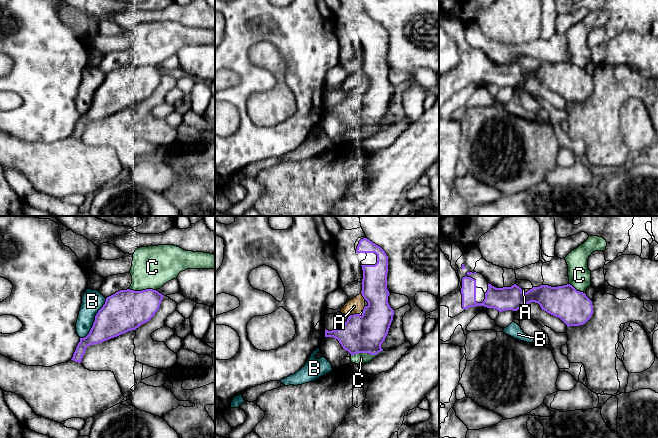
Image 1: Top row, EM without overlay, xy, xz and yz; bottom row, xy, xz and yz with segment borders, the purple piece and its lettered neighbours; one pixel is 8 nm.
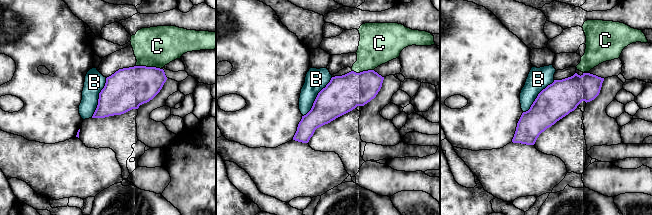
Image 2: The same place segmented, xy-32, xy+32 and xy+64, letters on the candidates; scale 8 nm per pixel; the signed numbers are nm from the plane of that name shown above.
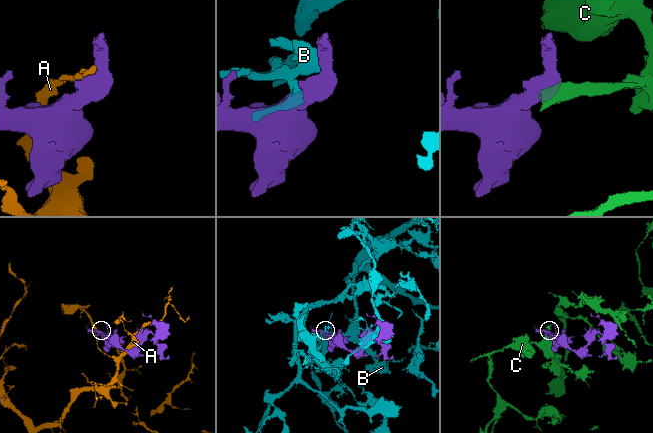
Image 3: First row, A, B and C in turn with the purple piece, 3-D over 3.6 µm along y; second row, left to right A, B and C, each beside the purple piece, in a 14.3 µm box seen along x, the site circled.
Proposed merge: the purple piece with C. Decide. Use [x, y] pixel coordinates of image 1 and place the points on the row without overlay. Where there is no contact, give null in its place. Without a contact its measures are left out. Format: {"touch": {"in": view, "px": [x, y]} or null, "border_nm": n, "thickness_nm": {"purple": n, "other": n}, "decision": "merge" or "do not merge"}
{"touch": {"in": "xz", "px": [367, 128]}, "border_nm": 260, "thickness_nm": {"purple": 300, "other": 100}, "decision": "do not merge"}

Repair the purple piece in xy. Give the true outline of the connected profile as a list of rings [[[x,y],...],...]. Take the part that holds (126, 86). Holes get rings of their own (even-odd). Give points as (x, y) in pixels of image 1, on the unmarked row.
[[[153,65],[120,66],[106,74],[89,110],[80,114],[71,136],[81,139],[86,124],[102,119],[148,98],[158,87],[164,71]]]

